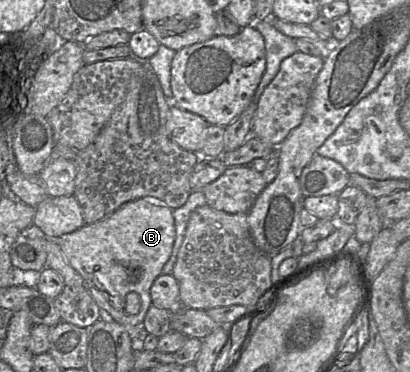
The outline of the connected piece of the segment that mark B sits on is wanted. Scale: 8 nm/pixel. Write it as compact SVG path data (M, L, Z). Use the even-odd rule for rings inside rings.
M138 199L123 204L98 222L85 224L55 240L69 265L83 277L85 287L103 314L108 314L115 322L127 328L135 329L143 327L146 313L152 305L151 286L162 274L171 256L175 235L172 209L155 200ZM110 284L114 287L112 296L104 287ZM129 292L136 292L141 298L141 309L136 315L129 315L124 310ZM114 297L120 297L120 300Z

